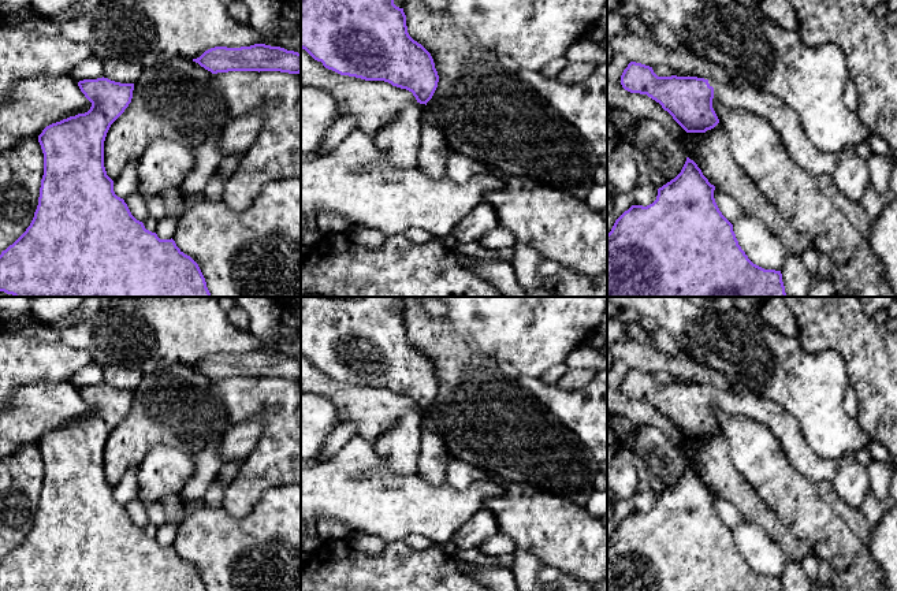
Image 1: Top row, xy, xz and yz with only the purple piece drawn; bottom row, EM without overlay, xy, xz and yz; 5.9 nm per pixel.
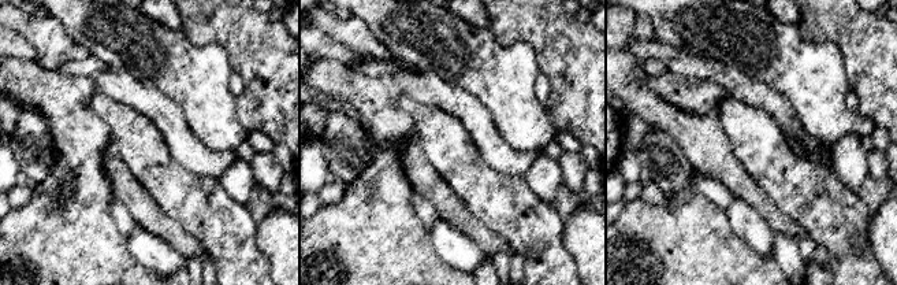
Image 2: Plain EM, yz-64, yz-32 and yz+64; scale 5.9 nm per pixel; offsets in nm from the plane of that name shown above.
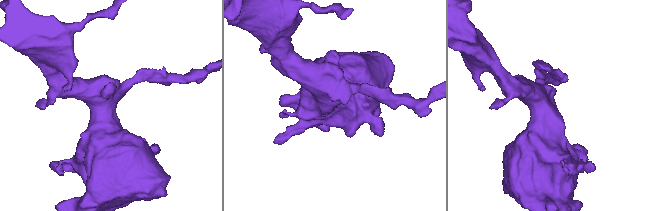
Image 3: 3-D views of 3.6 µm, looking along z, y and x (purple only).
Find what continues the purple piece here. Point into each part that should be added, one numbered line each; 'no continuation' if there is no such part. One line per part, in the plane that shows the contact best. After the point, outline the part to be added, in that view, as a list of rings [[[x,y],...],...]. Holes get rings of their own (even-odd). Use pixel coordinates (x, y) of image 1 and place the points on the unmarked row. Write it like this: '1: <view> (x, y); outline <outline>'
1: yz (740, 400); outline [[[742,383],[727,390],[708,386],[708,390],[714,394],[714,406],[767,424],[779,441],[788,461],[800,475],[815,482],[833,483],[840,468],[838,460],[820,458],[807,445],[796,419],[785,408],[753,393]]]

